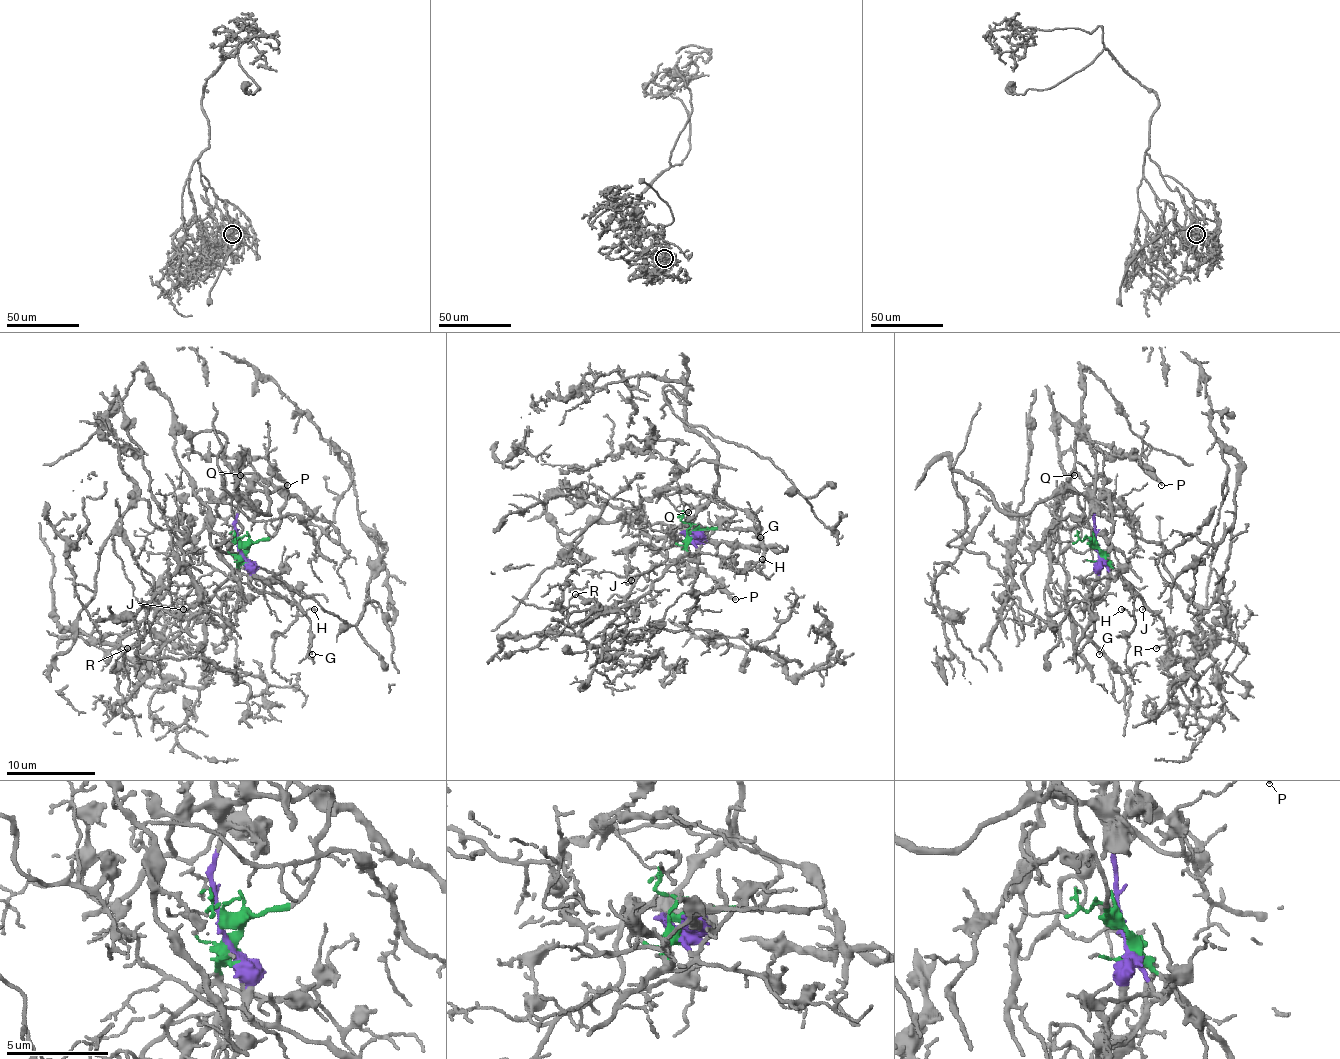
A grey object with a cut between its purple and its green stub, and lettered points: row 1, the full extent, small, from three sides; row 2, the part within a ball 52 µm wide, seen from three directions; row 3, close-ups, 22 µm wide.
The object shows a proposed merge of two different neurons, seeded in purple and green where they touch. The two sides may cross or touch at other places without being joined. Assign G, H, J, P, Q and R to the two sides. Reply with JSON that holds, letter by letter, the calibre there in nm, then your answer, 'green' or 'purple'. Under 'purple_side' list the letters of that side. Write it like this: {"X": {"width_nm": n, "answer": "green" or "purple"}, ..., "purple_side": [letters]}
{"G": {"width_nm": 110, "answer": "purple"}, "H": {"width_nm": 120, "answer": "green"}, "J": {"width_nm": 120, "answer": "green"}, "P": {"width_nm": 190, "answer": "purple"}, "Q": {"width_nm": 160, "answer": "green"}, "R": {"width_nm": 90, "answer": "green"}, "purple_side": ["G", "P"]}

